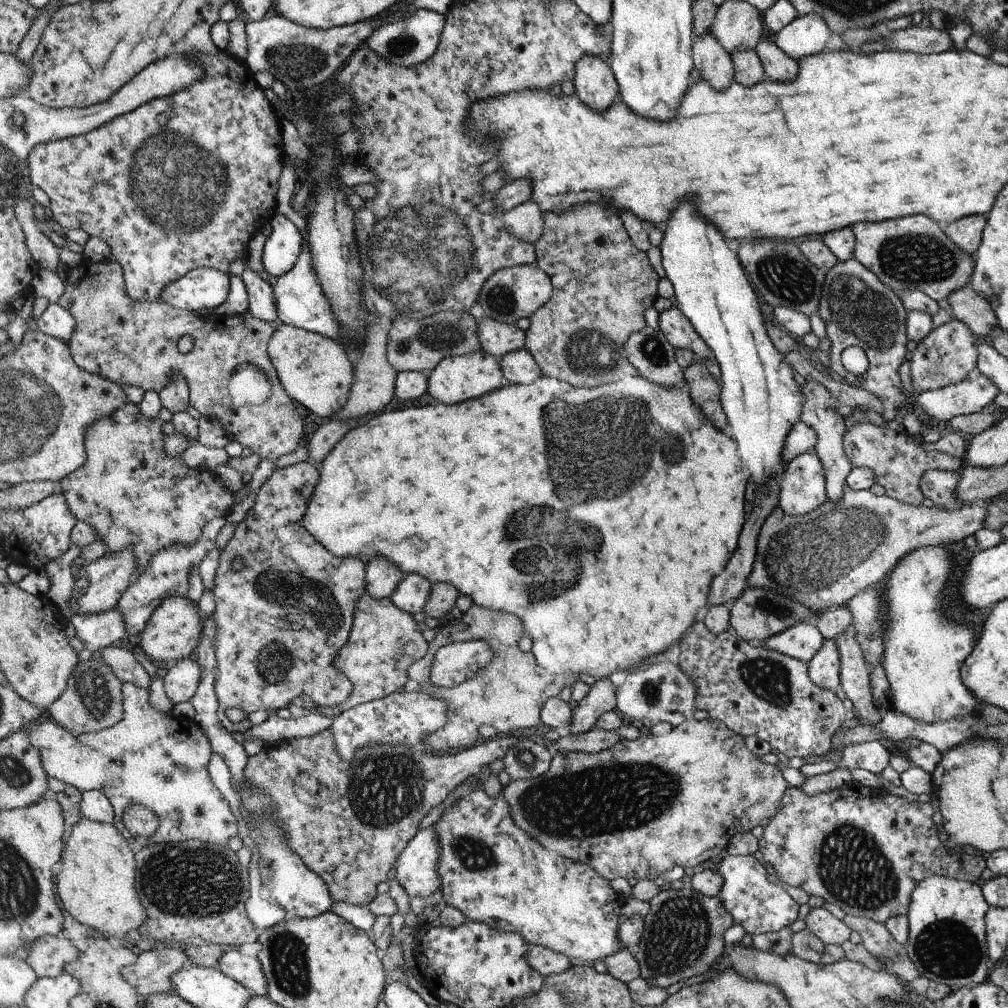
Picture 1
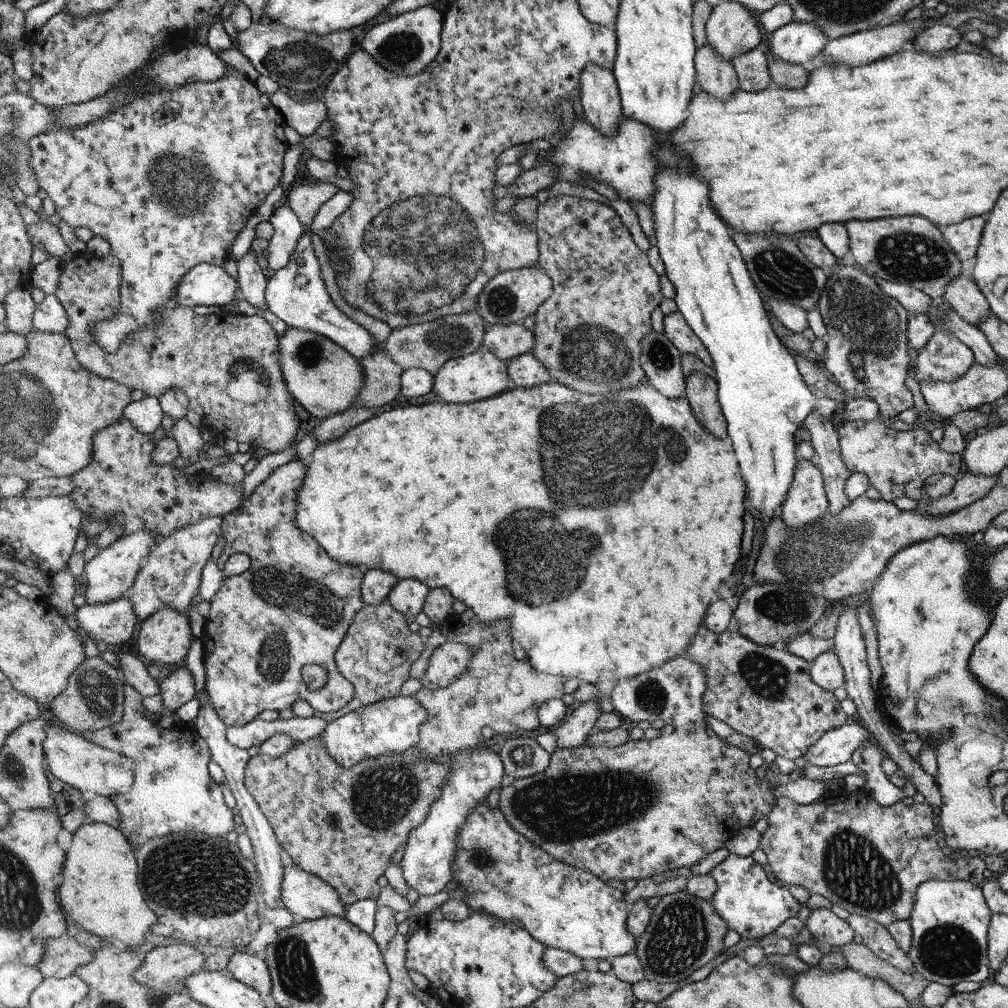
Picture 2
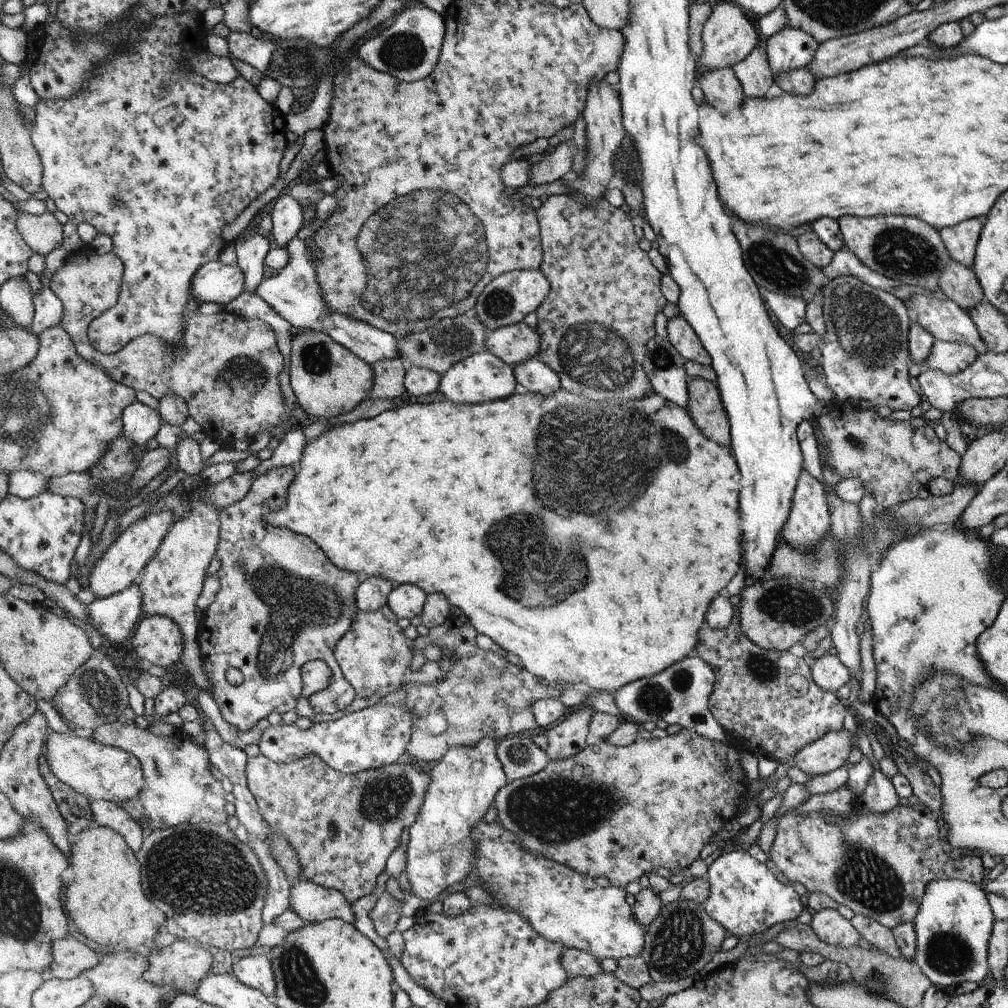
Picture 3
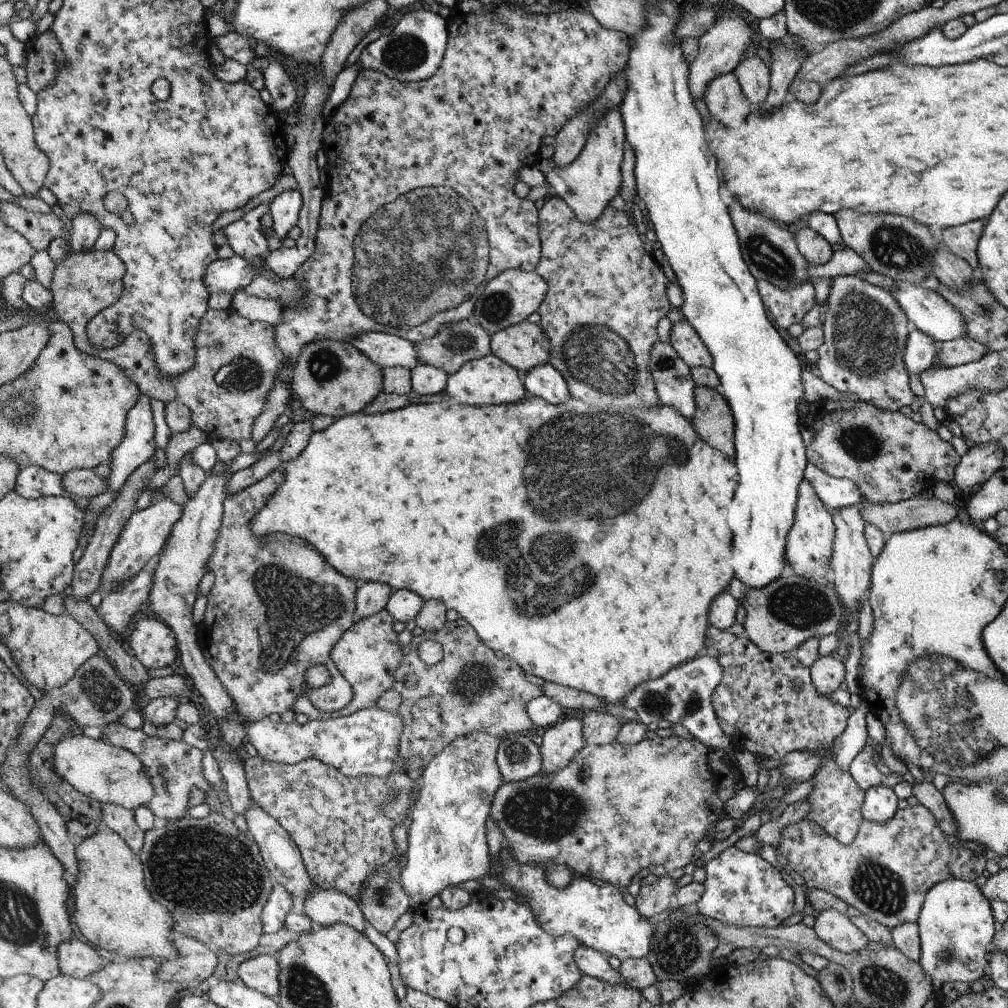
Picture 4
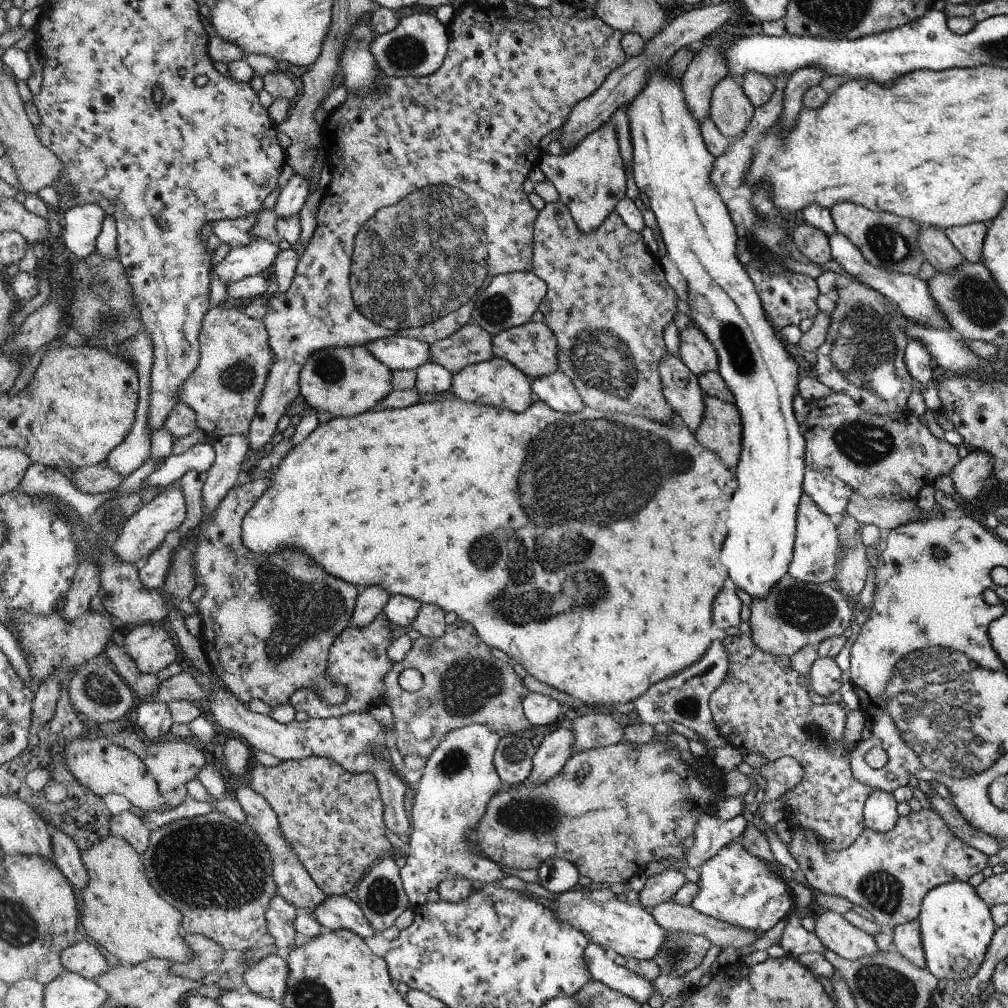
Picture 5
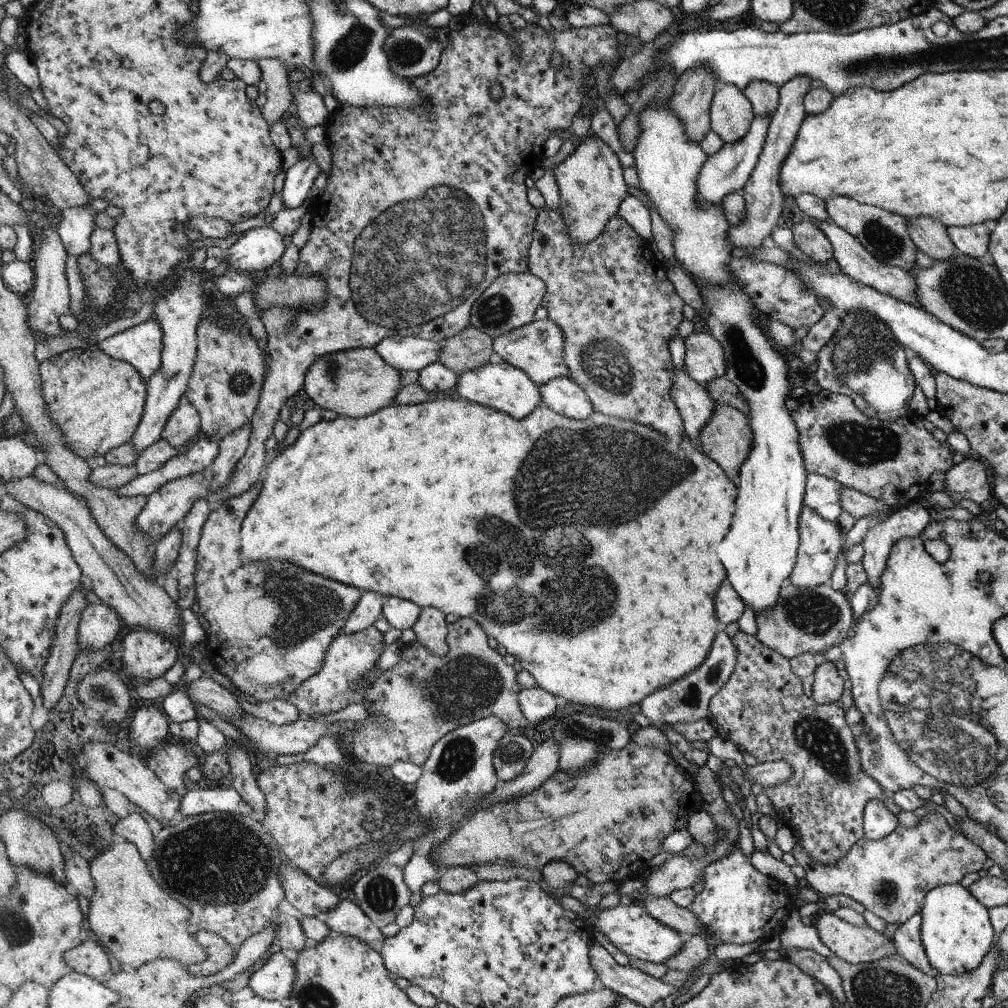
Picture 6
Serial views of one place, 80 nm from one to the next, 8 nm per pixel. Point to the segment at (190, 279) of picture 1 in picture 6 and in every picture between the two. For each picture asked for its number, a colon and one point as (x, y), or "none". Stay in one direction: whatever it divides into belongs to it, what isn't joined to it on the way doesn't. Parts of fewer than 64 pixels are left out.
2: (206, 285)
3: (215, 282)
4: (234, 274)
5: (246, 261)
6: (258, 249)

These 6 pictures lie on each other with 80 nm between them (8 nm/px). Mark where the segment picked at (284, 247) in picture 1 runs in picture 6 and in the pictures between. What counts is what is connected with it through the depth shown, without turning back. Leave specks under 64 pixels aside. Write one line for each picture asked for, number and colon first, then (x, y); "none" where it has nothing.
2: (288, 229)
3: (287, 218)
4: (285, 208)
5: (292, 197)
6: (300, 177)

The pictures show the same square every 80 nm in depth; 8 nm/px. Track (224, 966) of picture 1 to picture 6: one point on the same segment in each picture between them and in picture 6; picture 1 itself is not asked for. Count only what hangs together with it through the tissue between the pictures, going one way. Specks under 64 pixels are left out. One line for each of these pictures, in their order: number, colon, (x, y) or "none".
2: (253, 971)
3: (257, 971)
4: (262, 973)
5: (268, 977)
6: (275, 980)

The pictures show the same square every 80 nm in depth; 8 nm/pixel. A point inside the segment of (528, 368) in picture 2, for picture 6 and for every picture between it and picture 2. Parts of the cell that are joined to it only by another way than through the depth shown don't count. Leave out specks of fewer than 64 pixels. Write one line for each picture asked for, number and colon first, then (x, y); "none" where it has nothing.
3: (533, 376)
4: (544, 381)
5: (556, 389)
6: (562, 394)

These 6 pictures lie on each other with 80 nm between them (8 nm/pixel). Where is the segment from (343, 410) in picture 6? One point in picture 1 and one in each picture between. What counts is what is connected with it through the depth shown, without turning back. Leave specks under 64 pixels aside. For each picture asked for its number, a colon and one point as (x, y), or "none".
1: (315, 370)
2: (324, 378)
3: (328, 380)
4: (332, 377)
5: (346, 381)

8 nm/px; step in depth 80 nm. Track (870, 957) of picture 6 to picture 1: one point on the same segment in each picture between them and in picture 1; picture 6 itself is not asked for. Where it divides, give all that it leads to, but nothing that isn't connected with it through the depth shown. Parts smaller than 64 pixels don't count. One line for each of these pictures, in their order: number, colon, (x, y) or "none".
1: (832, 931)
2: (826, 927)
3: (830, 926)
4: (833, 927)
5: (837, 934)

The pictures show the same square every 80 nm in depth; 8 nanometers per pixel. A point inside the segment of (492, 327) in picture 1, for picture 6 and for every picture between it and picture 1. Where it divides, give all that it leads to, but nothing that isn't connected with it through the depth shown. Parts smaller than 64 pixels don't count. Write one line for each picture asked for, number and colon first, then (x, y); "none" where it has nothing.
2: (505, 341)
3: (514, 344)
4: (524, 345)
5: (532, 347)
6: (537, 348)

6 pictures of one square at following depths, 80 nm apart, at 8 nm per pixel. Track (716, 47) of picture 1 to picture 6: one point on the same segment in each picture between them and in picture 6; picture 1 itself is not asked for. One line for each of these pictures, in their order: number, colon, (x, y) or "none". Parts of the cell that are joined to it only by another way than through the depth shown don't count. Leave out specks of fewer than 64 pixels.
2: (717, 76)
3: (721, 88)
4: (725, 100)
5: (731, 110)
6: (731, 112)

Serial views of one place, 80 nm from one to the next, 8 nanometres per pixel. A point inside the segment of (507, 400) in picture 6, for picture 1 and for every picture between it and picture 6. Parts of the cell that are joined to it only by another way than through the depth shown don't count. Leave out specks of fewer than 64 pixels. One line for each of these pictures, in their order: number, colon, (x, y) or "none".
1: (456, 379)
2: (477, 376)
3: (483, 377)
4: (489, 380)
5: (495, 382)

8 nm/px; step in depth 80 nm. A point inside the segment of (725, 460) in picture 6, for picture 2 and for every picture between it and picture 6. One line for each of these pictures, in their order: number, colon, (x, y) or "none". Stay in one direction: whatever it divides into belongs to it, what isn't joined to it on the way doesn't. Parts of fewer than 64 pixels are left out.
2: (701, 390)
3: (705, 403)
4: (713, 419)
5: (721, 430)

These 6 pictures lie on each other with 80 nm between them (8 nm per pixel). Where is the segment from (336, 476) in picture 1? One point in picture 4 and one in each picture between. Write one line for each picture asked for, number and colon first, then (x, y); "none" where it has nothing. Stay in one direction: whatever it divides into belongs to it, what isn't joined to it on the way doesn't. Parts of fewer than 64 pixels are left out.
2: (626, 590)
3: (433, 494)
4: (443, 498)

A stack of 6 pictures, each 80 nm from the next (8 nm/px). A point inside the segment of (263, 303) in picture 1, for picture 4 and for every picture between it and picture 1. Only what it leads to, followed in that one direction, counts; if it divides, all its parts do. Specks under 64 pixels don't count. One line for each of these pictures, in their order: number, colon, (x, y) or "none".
2: (252, 284)
3: (251, 251)
4: (244, 236)

